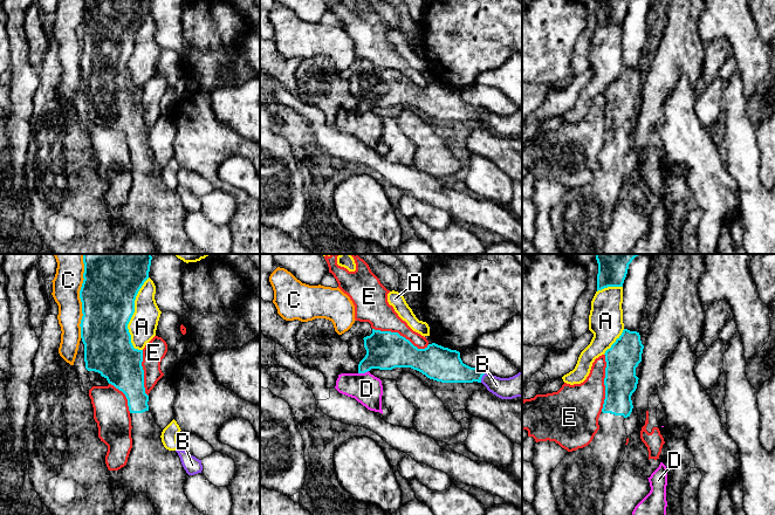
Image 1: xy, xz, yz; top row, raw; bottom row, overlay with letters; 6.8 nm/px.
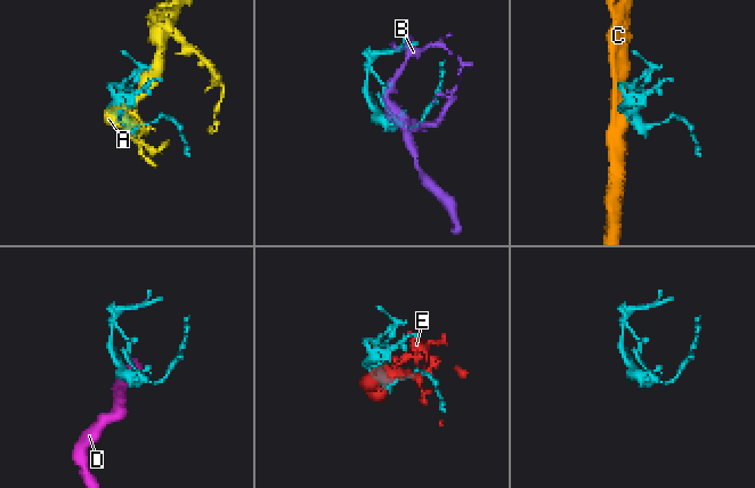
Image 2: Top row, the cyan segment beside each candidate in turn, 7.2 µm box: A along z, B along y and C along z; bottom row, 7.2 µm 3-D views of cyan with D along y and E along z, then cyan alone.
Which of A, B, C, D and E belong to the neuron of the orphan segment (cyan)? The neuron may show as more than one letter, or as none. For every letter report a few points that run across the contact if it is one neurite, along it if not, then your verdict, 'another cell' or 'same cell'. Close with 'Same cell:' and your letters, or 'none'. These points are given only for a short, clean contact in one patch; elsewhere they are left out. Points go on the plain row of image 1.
A: another cell
B: another cell
C: another cell
D: xz (368, 108), (358, 111) | another cell
E: another cell
Same cell: none

